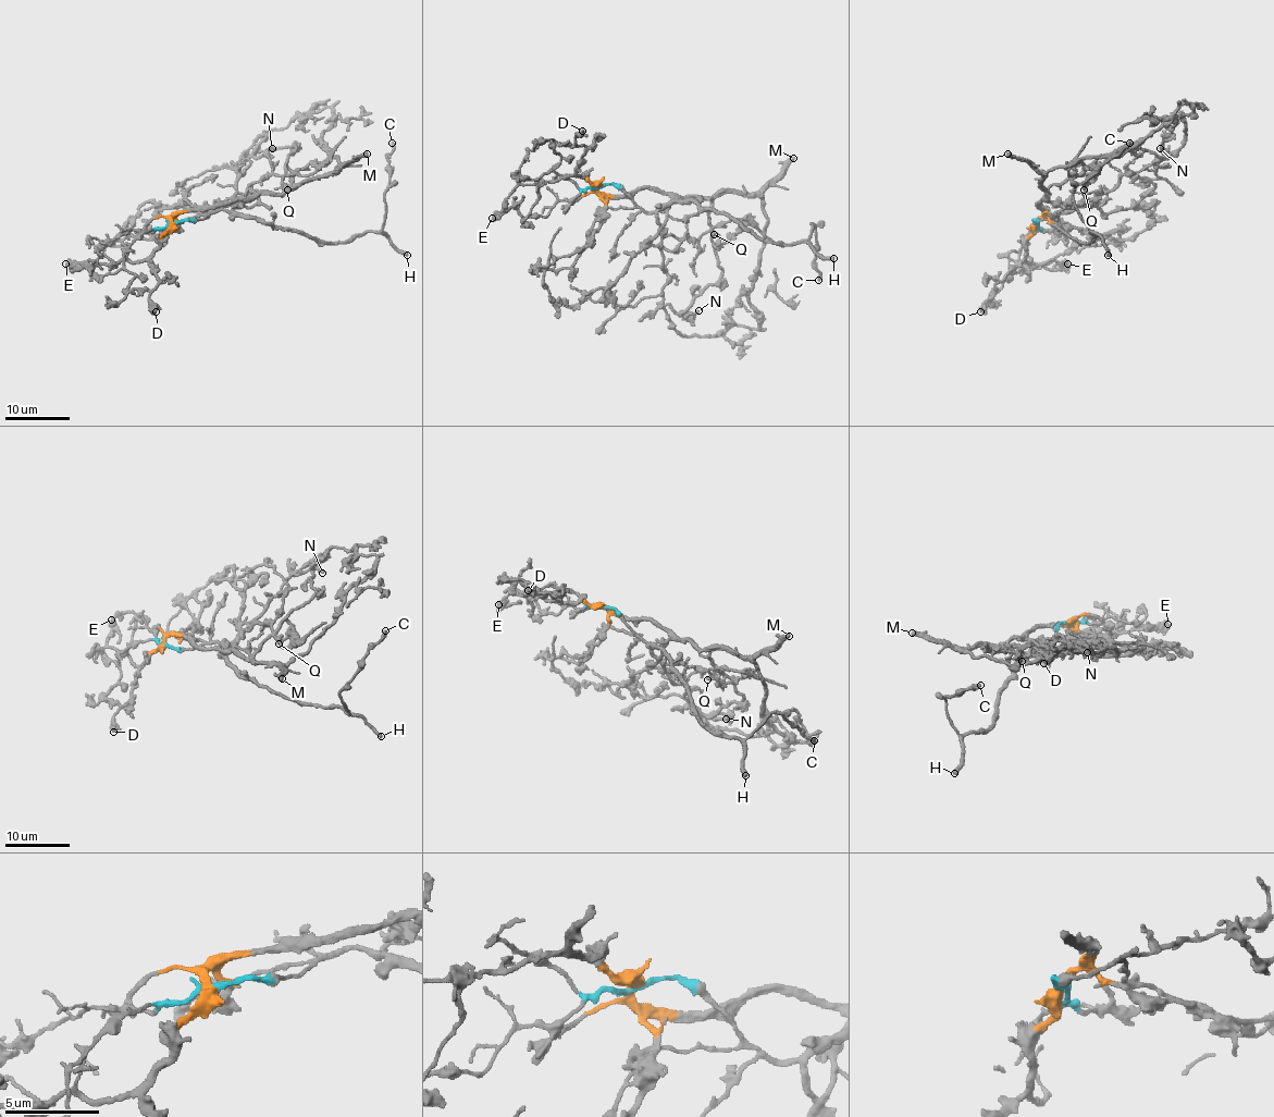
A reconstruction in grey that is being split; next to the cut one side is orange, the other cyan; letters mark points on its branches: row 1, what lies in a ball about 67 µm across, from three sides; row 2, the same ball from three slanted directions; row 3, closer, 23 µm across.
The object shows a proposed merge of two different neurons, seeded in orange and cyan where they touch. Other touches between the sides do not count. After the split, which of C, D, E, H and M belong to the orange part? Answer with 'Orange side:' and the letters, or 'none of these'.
Orange side: D, E, M

